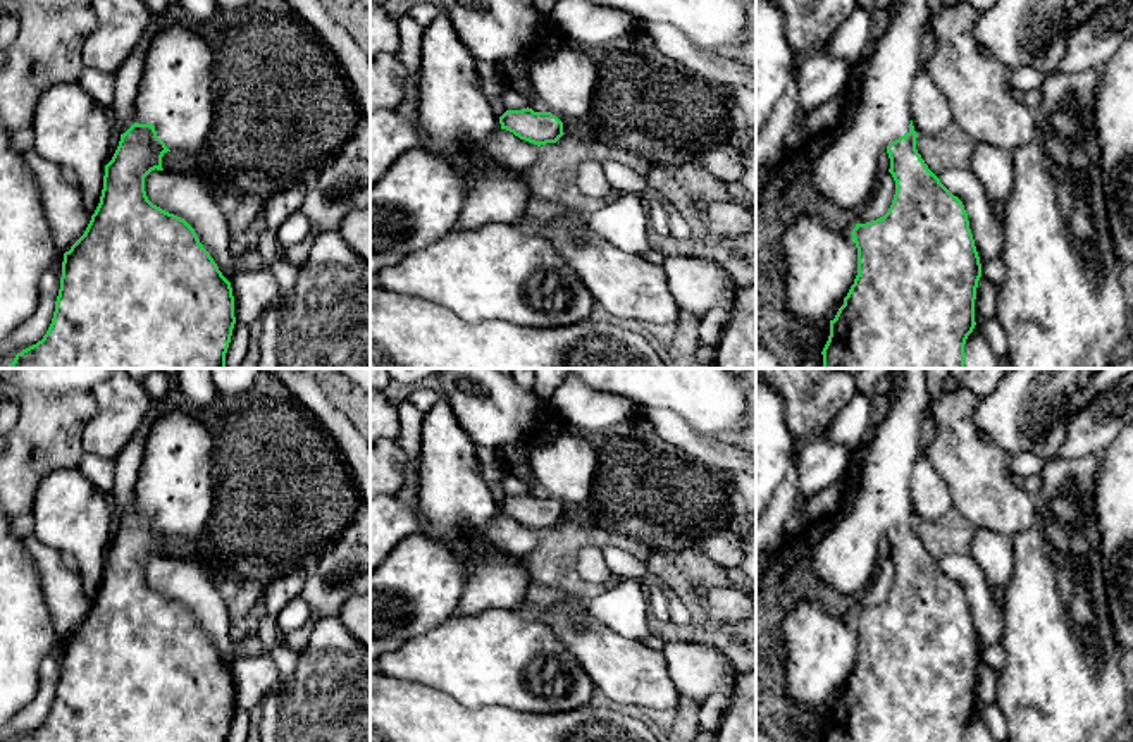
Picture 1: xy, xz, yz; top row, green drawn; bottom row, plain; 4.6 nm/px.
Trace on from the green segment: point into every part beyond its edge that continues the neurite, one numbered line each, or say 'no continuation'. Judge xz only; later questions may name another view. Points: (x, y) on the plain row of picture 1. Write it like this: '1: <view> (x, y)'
1: xz (567, 467)

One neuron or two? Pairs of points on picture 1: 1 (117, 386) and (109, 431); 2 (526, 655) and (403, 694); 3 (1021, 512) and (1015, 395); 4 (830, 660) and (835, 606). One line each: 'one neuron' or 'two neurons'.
1: one neuron
2: two neurons
3: two neurons
4: two neurons

